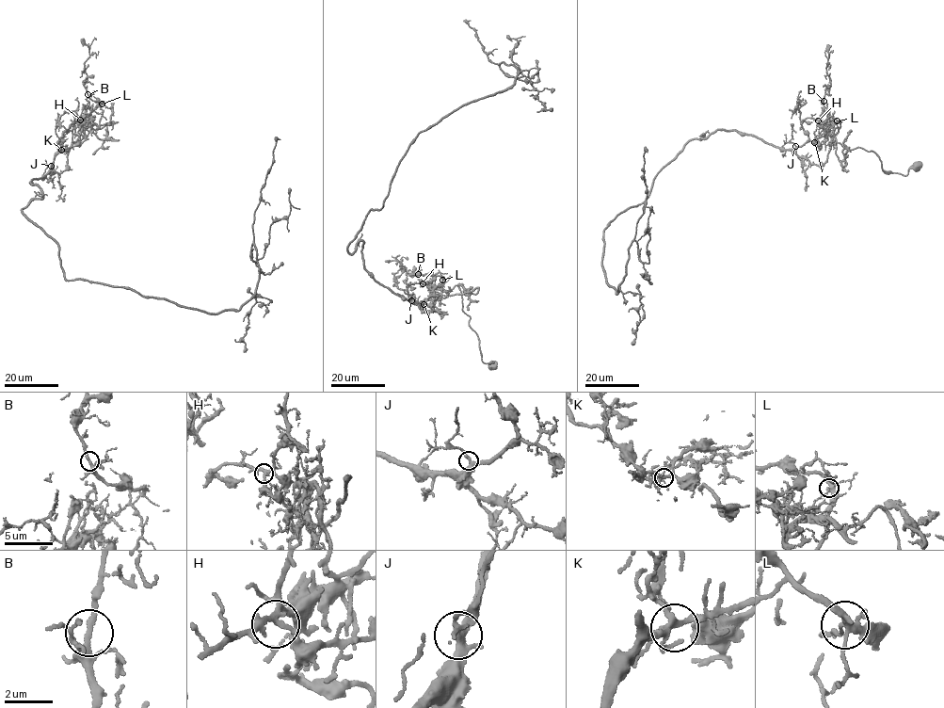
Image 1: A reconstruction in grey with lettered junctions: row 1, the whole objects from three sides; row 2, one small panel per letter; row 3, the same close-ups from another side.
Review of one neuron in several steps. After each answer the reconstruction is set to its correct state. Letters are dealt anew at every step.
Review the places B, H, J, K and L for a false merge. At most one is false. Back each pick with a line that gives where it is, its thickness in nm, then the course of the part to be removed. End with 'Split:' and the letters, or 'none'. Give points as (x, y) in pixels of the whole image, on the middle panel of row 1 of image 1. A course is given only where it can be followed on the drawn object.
L: place (442, 280); calibre 220 nm; course (442, 280), (440, 289), (458, 286), (482, 361), (491, 361), (494, 367)
Split: L

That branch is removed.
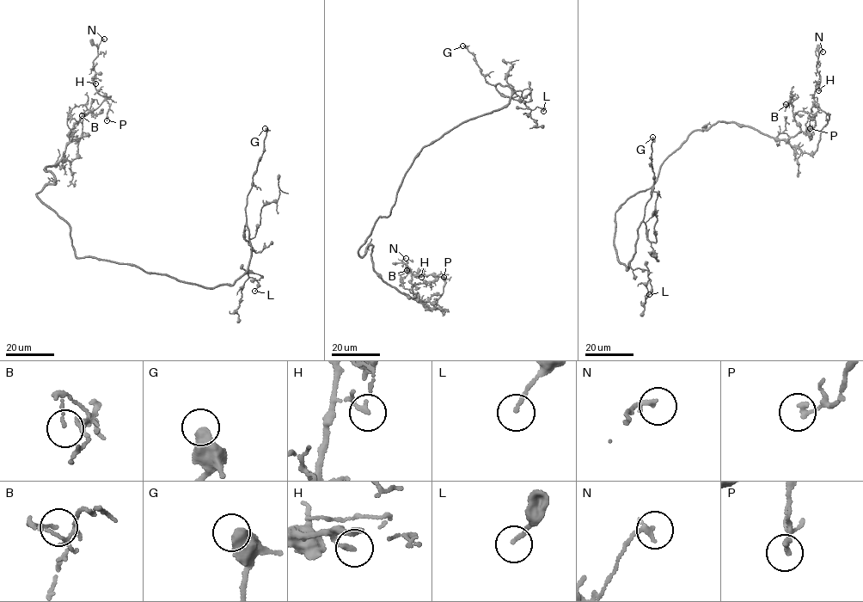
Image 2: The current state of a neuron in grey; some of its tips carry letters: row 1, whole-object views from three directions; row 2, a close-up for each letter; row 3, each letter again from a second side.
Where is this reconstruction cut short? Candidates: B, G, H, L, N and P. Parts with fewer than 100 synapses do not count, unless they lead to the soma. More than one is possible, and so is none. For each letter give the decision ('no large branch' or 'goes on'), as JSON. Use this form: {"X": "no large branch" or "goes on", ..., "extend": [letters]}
{"B": "no large branch", "G": "no large branch", "H": "no large branch", "L": "no large branch", "N": "no large branch", "P": "no large branch", "extend": []}

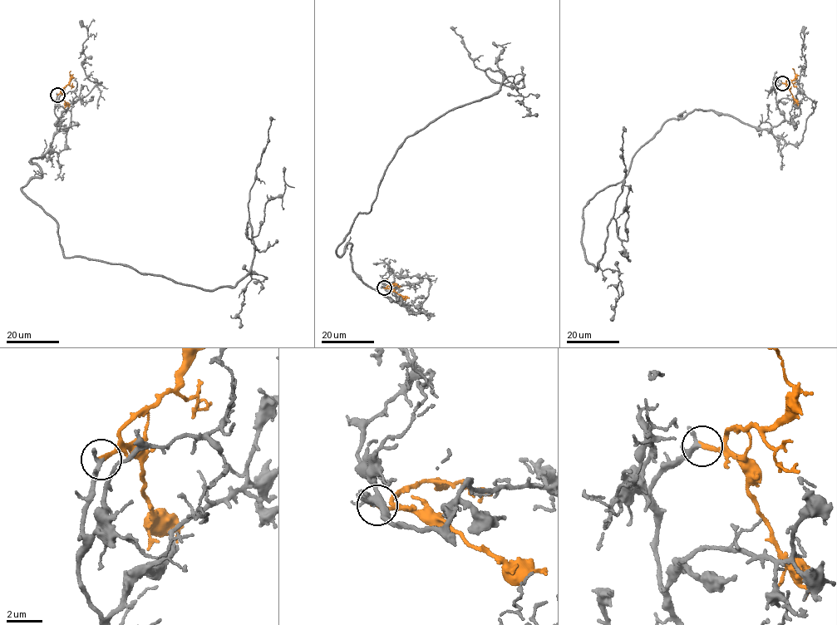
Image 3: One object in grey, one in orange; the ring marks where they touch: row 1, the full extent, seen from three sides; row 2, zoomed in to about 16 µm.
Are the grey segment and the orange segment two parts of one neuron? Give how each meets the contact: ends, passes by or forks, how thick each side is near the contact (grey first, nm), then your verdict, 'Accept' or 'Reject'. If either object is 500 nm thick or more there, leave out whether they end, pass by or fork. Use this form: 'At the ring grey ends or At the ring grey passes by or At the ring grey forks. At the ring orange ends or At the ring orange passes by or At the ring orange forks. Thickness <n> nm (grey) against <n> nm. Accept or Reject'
At the ring grey forks. At the ring orange ends. Thickness 170 nm (grey) against 260 nm. Accept

